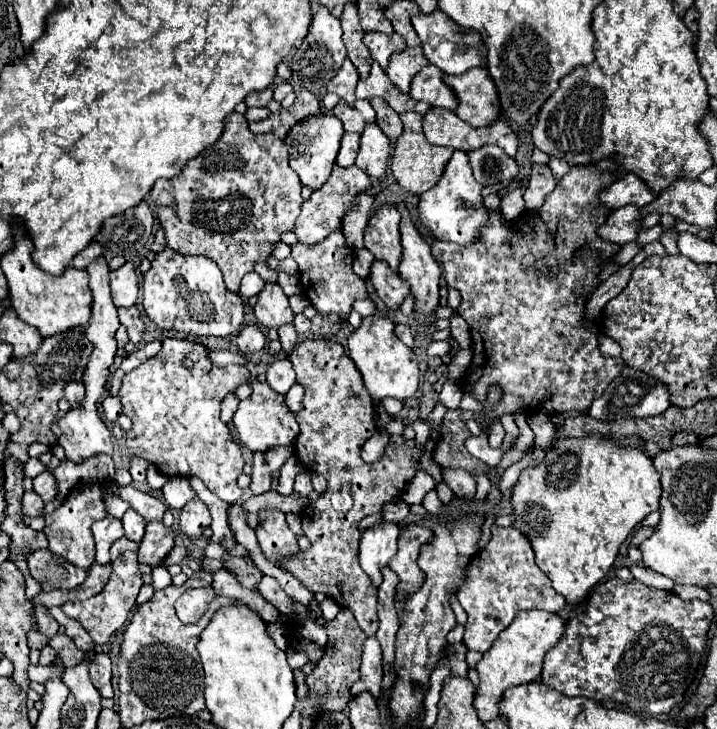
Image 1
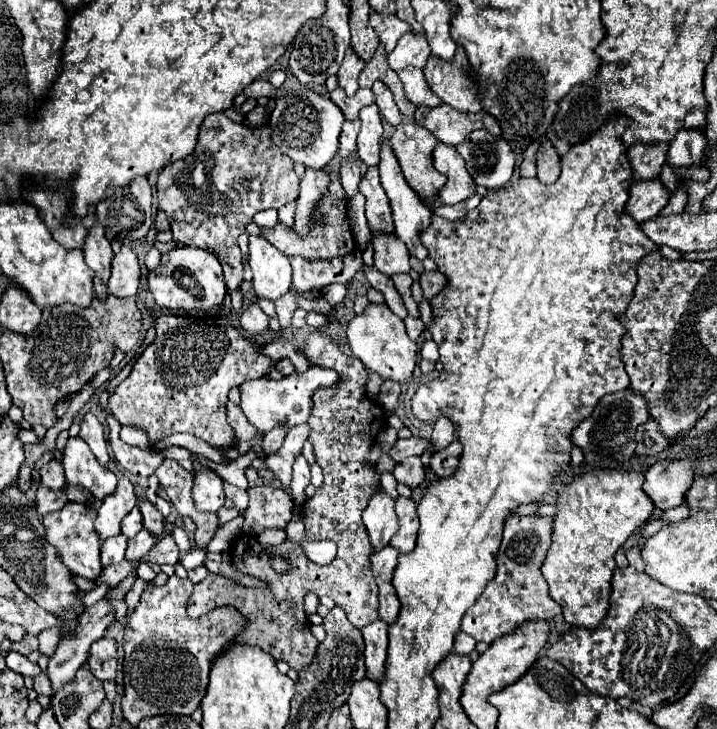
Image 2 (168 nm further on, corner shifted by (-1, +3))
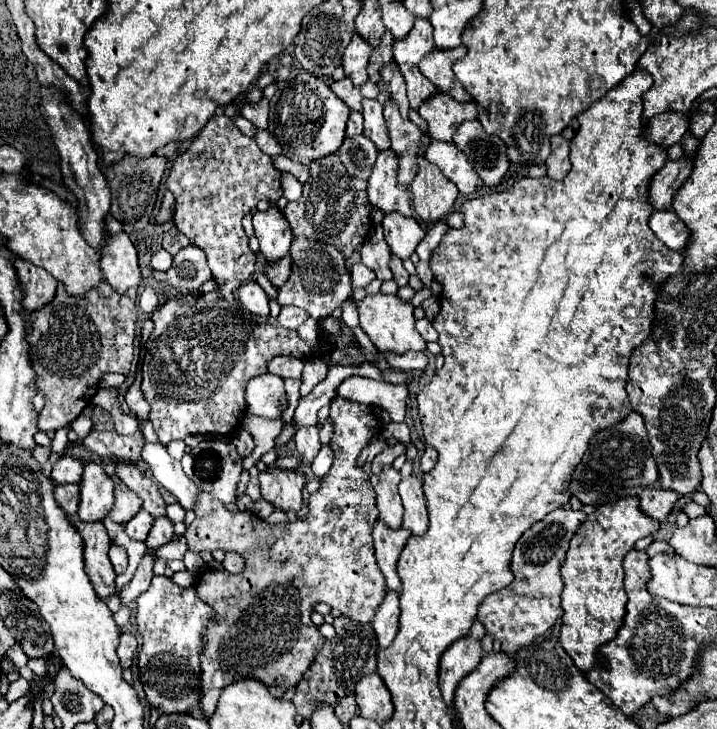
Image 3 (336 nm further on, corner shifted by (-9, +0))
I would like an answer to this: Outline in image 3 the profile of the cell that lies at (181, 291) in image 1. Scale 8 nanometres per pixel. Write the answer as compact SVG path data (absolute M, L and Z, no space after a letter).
M195 244L179 250L173 258L173 266L167 272L155 272L155 280L179 288L179 292L197 292L199 286L211 280L211 270L205 260L205 252Z

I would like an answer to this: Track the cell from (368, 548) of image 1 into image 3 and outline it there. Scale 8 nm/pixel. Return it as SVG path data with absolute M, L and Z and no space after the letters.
M385 466L385 470L379 474L379 482L375 486L379 518L385 520L385 524L391 528L401 526L401 518L403 518L403 504L401 504L399 492L397 492L399 480L401 480L401 474L393 466Z

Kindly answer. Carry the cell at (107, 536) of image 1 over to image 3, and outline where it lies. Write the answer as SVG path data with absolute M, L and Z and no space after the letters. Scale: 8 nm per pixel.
M115 482L115 506L109 512L109 518L113 522L125 524L139 510L141 510L141 498L137 494L133 494L133 490L129 490L123 482Z

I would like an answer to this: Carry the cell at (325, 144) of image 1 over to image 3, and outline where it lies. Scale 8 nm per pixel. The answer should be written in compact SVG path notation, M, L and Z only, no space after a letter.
M299 72L293 80L285 82L283 90L279 92L279 98L275 96L275 102L269 112L267 130L275 136L287 158L291 158L293 154L311 162L339 150L345 138L347 118L349 108L331 92L331 88L321 78L309 72Z

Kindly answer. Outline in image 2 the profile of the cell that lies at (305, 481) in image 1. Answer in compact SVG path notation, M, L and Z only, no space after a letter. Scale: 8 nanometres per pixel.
M299 455L297 459L295 459L295 463L293 463L293 479L291 479L291 491L293 491L293 495L295 495L295 501L299 503L299 505L303 505L305 503L305 487L309 485L309 481L311 481L311 473L309 473L309 463L305 461L305 457L303 455Z

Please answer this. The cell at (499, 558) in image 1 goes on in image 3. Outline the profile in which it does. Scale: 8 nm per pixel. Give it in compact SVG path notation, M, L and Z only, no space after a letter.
M557 508L555 512L547 514L541 522L535 522L515 544L511 558L511 572L515 580L507 588L489 594L481 602L477 614L477 620L483 622L485 630L495 640L501 640L501 648L505 654L517 652L519 648L535 642L555 624L557 618L563 616L561 608L563 580L559 568L565 560L571 538L585 520L587 520L585 512Z

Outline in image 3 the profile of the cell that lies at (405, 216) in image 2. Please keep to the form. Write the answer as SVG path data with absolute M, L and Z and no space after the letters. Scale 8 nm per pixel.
M391 98L385 100L383 108L385 108L385 122L389 128L389 136L391 136L391 148L399 154L397 180L403 186L407 186L417 174L417 156L419 156L423 132L411 120L401 118L397 104L393 104Z

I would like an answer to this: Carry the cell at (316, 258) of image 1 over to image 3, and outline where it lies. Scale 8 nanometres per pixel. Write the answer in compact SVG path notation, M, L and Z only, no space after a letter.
M329 154L325 158L317 158L317 162L309 162L309 182L303 184L303 196L299 202L289 202L283 208L283 214L293 228L293 236L303 234L311 240L335 244L343 256L349 258L353 250L363 244L371 228L373 204L365 190L367 182L349 176L337 154Z

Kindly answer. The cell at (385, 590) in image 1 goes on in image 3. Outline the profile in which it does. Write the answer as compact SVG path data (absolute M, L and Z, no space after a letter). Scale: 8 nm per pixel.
M379 518L373 524L373 542L375 542L377 564L387 580L387 586L395 592L401 590L401 580L397 574L397 560L399 560L399 554L401 554L405 542L409 540L409 536L411 536L409 530L405 530L405 528L389 530L389 526L385 526L385 522L381 522Z

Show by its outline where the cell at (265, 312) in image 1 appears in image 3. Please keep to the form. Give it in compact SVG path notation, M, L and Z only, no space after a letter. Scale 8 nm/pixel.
M271 206L265 212L255 212L253 228L259 240L259 248L265 254L267 262L275 262L289 254L293 232L279 208Z

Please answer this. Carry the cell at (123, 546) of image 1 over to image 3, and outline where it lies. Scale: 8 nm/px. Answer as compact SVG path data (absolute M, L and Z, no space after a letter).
M111 544L109 558L111 558L111 564L113 564L117 574L121 574L127 568L127 552L125 552L125 548L121 548L117 544Z

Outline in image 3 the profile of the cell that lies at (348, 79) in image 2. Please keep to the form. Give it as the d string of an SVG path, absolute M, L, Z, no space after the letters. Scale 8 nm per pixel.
M353 34L349 46L345 48L345 54L343 54L343 68L355 86L361 86L363 82L369 80L367 78L369 54L371 54L371 46L359 34Z

